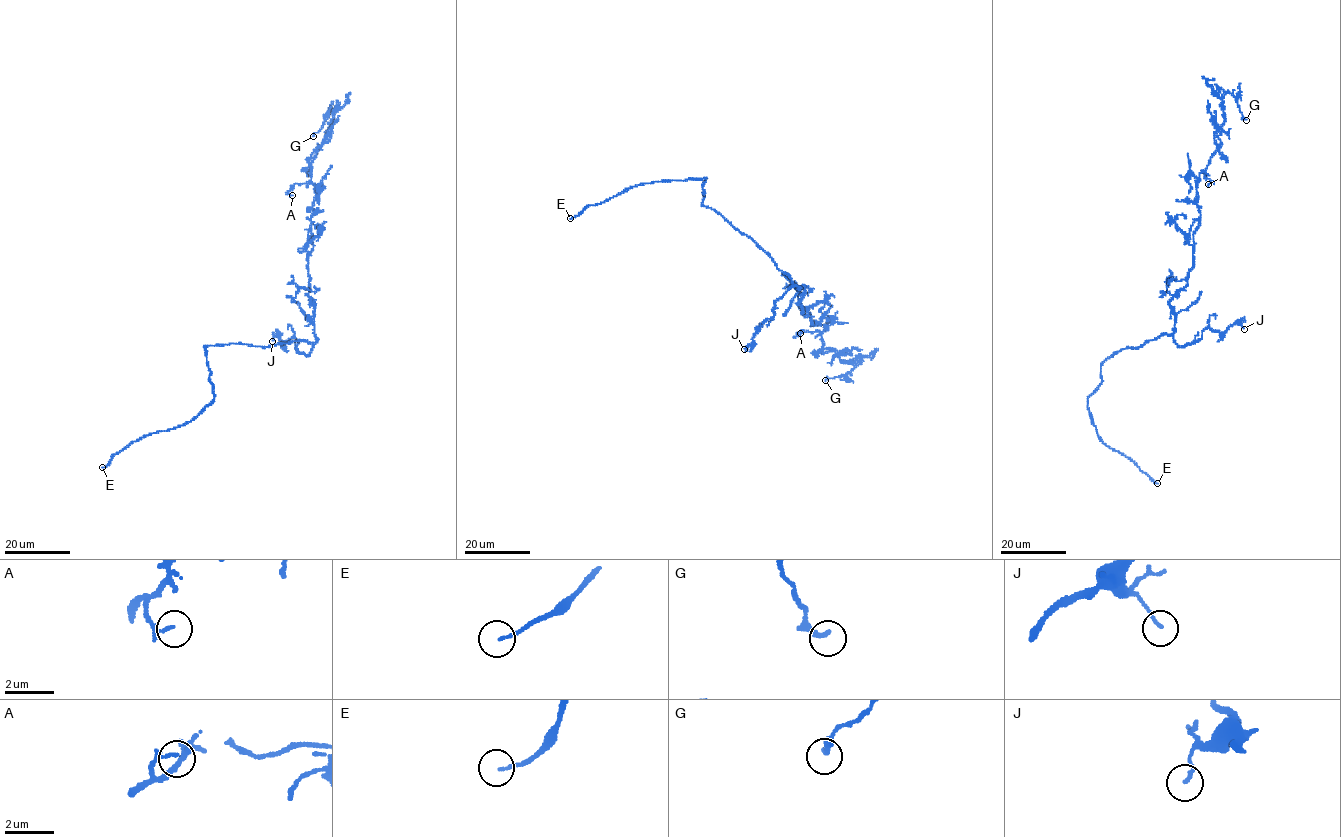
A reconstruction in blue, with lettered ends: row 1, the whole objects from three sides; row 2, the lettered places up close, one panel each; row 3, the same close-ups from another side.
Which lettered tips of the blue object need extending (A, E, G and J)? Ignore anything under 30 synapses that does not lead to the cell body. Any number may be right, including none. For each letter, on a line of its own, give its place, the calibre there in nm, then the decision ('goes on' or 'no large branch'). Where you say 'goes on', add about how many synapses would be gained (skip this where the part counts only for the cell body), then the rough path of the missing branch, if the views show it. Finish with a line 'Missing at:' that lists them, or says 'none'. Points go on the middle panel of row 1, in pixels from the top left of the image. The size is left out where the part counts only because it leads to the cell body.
A: at (800, 333); 170 nm thick; no large branch
E: at (570, 218); 110 nm thick; goes on; missing branch runs (570, 218), (558, 226), (529, 226)
G: at (825, 380); 150 nm thick; no large branch
J: at (744, 349); 130 nm thick; no large branch
Missing at: E

